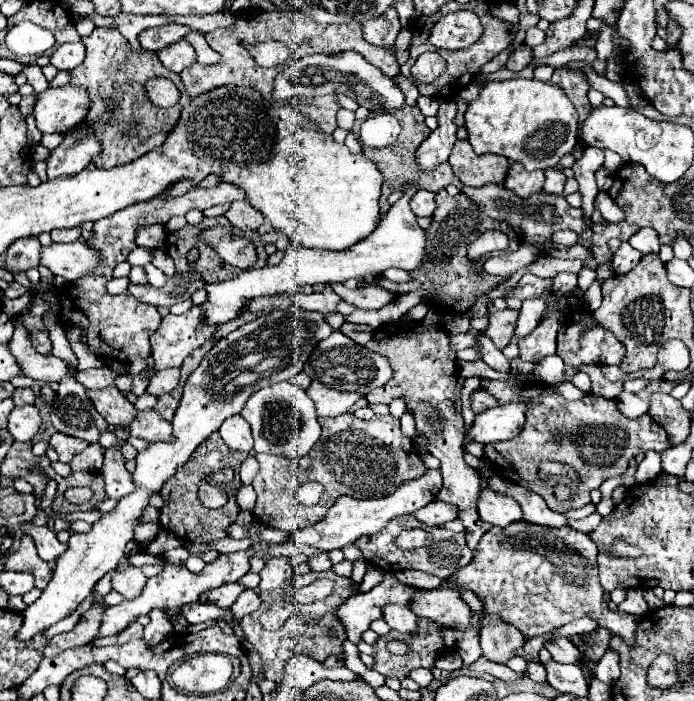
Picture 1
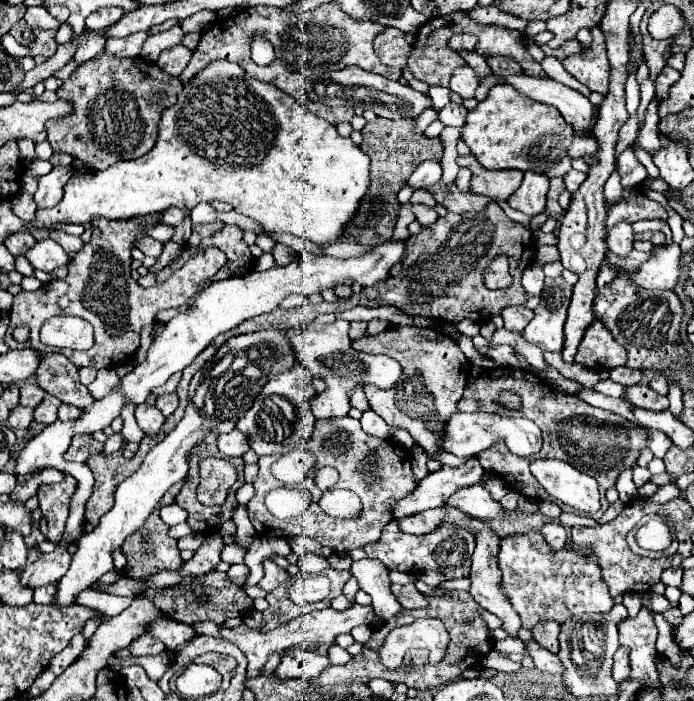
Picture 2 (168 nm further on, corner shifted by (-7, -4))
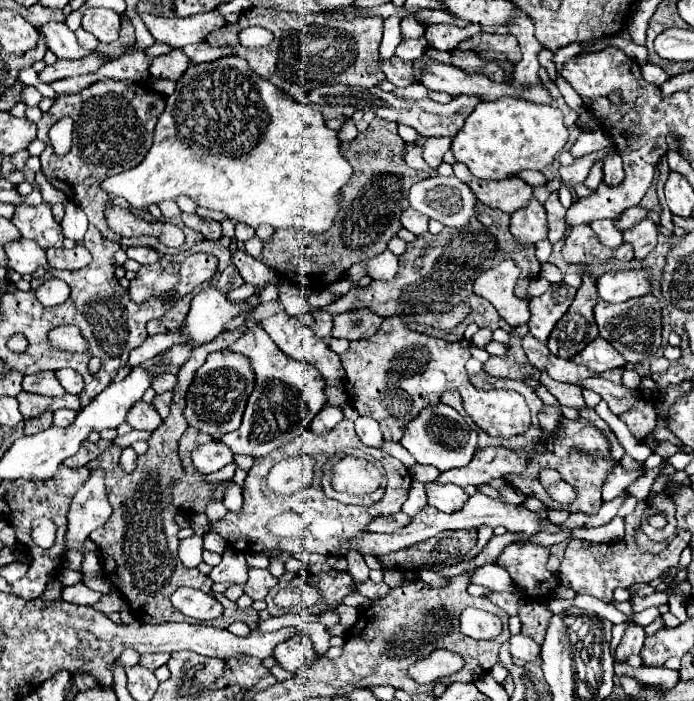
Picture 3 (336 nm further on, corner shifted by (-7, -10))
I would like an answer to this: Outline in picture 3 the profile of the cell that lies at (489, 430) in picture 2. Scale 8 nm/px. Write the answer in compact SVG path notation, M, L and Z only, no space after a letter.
M437 404L423 408L423 412L419 412L417 418L407 422L407 428L403 430L403 438L399 440L399 444L405 450L409 450L415 462L431 464L439 472L445 472L451 468L463 468L471 462L469 456L473 456L477 450L477 432L469 426L463 426L463 416L455 408Z

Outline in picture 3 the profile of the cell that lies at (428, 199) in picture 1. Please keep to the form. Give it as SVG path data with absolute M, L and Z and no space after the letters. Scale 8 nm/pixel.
M407 208L401 214L401 224L403 228L407 228L413 234L423 234L427 232L427 216L423 216L421 212L415 212L415 208Z

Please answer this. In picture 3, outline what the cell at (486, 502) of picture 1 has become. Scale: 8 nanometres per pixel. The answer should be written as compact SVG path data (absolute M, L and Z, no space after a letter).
M429 482L429 484L425 484L425 492L427 492L427 504L441 512L447 512L447 514L459 510L467 500L467 494L463 492L463 488L459 488L455 484Z

